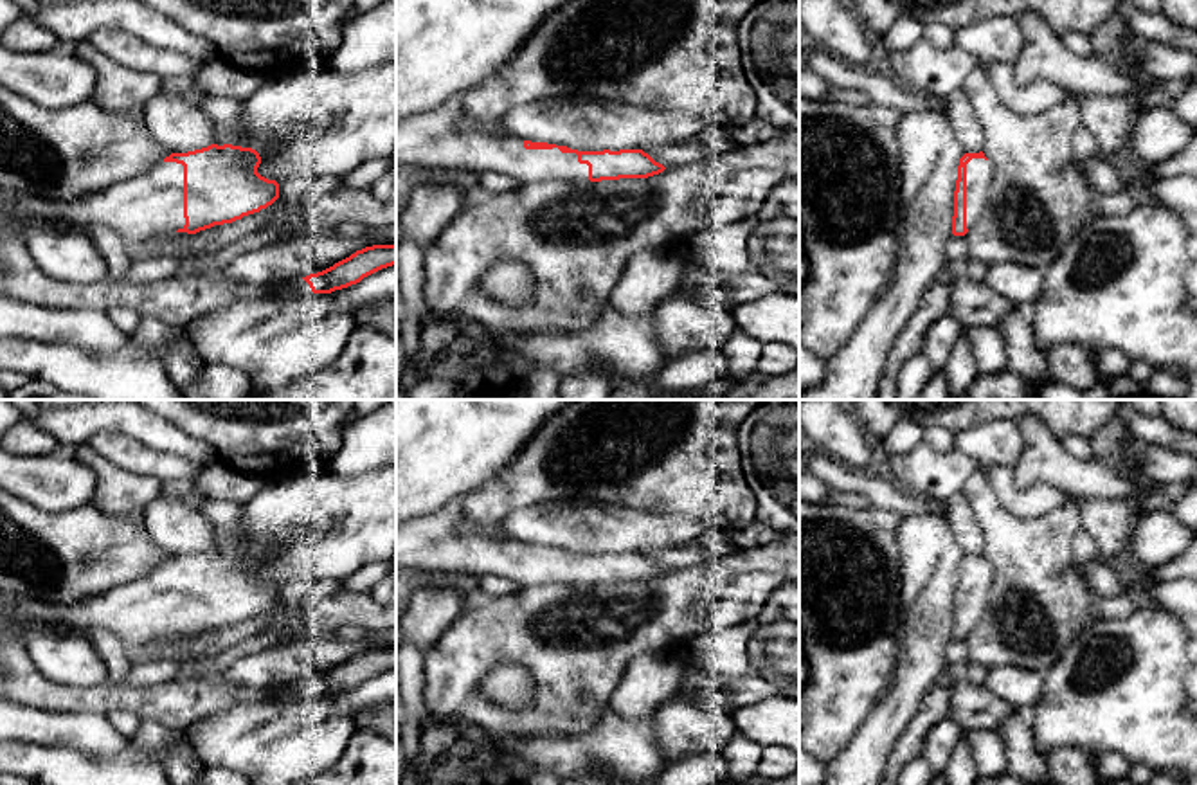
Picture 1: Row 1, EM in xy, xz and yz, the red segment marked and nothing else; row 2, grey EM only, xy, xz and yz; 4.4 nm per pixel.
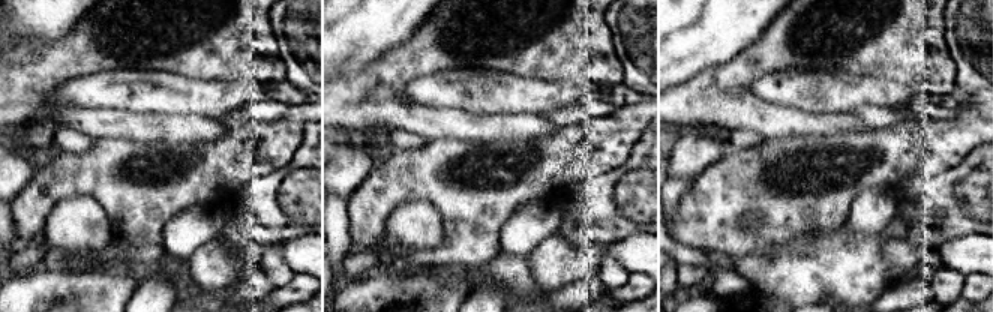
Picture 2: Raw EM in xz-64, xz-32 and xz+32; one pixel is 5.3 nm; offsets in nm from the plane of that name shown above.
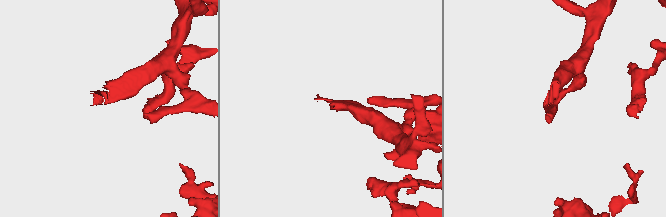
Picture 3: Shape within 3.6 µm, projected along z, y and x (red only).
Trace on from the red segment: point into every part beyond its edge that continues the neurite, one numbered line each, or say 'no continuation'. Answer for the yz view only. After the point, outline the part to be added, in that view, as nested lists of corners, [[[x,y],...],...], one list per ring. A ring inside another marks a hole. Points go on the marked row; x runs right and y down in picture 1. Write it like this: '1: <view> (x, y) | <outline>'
1: yz (980, 171) | [[[972,158],[967,164],[967,229],[970,230],[983,216],[988,202],[988,187],[994,178],[990,160]]]

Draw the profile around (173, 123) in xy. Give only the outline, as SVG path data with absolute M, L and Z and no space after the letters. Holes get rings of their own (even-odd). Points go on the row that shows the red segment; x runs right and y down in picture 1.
M160 92L146 103L142 119L151 139L171 153L207 148L216 135L216 124L198 106Z

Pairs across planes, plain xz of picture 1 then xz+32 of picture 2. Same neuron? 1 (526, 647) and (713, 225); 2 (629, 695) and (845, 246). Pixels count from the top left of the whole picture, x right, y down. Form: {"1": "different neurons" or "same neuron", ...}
{"1": "same neuron", "2": "different neurons"}

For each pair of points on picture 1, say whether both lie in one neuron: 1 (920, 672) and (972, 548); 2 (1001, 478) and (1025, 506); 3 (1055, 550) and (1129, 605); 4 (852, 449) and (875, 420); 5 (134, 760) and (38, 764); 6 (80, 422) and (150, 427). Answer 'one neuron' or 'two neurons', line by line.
1: two neurons
2: one neuron
3: one neuron
4: two neurons
5: one neuron
6: one neuron

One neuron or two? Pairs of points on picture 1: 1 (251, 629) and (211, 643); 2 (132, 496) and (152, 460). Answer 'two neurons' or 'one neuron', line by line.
1: one neuron
2: two neurons

